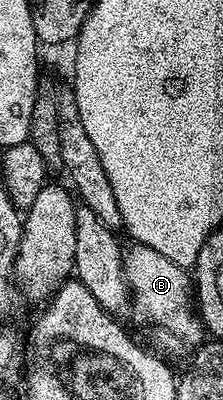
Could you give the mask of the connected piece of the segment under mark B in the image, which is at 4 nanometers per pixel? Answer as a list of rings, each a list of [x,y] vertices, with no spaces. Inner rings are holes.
[[[135,244],[126,249],[123,273],[127,279],[130,307],[135,307],[136,314],[145,323],[190,346],[198,345],[204,339],[203,321],[193,307],[193,280],[188,269],[177,266],[177,262],[169,262],[169,258],[157,254],[157,250],[149,250],[149,246]]]

